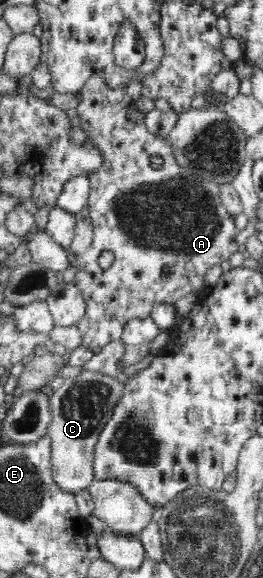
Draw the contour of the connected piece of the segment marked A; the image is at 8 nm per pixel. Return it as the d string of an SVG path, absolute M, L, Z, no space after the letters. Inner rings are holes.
M91 75L80 90L76 108L76 116L79 116L87 142L100 152L100 165L85 174L90 182L86 216L92 224L94 237L86 252L76 256L77 272L73 281L86 305L85 317L77 326L83 334L82 345L99 354L107 344L122 339L123 328L131 318L150 317L156 305L174 305L190 292L200 293L209 268L229 260L237 252L235 237L238 231L234 214L227 212L222 203L220 185L190 174L188 169L177 163L168 139L147 129L146 114L139 112L135 100L127 94L127 85L113 88L107 84L105 77ZM153 158L161 160L159 168L151 166ZM104 251L111 251L114 256L107 269L98 262ZM165 266L173 270L165 273Z

